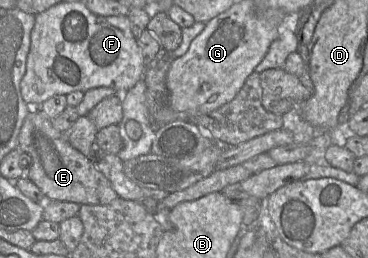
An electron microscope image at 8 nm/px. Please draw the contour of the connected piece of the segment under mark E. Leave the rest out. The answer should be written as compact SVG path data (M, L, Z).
M31 107L18 137L18 148L31 157L27 177L51 200L106 205L119 197L111 182L96 168L94 160L73 148L65 134L57 131L39 109Z

